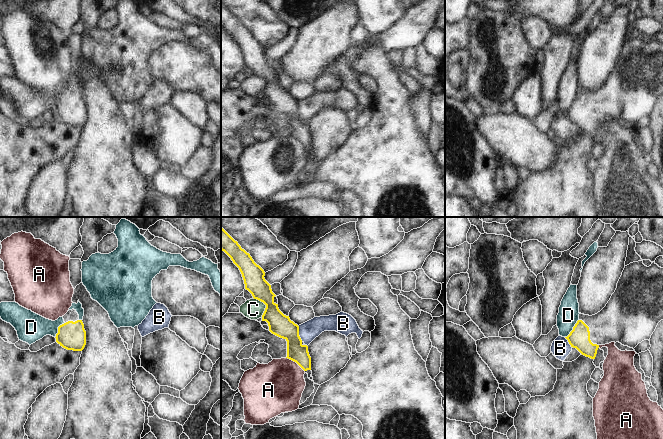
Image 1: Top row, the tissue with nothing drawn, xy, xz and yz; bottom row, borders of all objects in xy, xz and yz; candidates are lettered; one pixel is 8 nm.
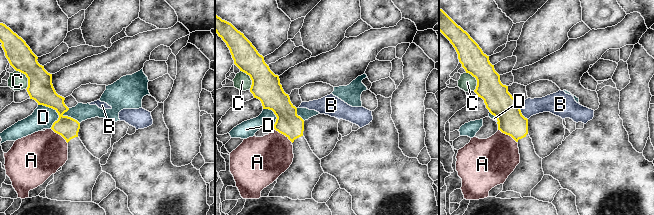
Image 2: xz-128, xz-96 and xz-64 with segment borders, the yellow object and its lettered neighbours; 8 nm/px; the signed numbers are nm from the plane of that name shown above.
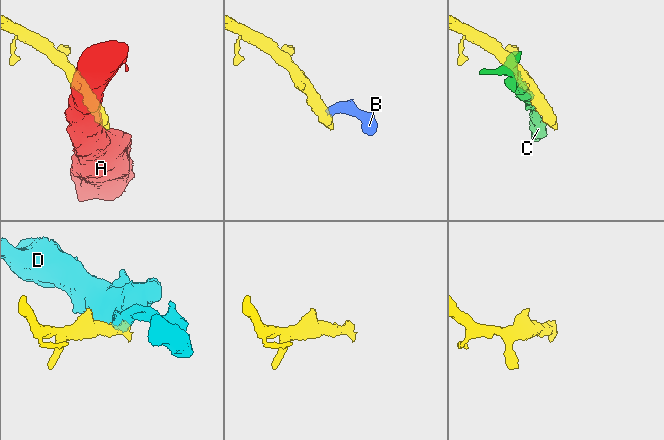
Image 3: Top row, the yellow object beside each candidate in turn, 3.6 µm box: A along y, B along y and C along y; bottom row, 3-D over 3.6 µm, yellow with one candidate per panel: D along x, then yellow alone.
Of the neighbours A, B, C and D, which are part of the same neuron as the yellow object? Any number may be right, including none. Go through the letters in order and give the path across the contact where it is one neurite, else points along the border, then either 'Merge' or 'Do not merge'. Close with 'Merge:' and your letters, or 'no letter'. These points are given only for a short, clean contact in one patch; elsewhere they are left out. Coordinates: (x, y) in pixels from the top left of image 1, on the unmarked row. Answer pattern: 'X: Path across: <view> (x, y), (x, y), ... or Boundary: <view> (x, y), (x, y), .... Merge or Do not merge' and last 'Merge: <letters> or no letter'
A: Boundary: xz (286, 133), (293, 136), (304, 147). Do not merge
B: Boundary: xz (298, 102), (298, 111), (302, 117). Do not merge
C: Do not merge
D: Boundary: yz (578, 95), (573, 105), (565, 113). Do not merge
Merge: no letter

